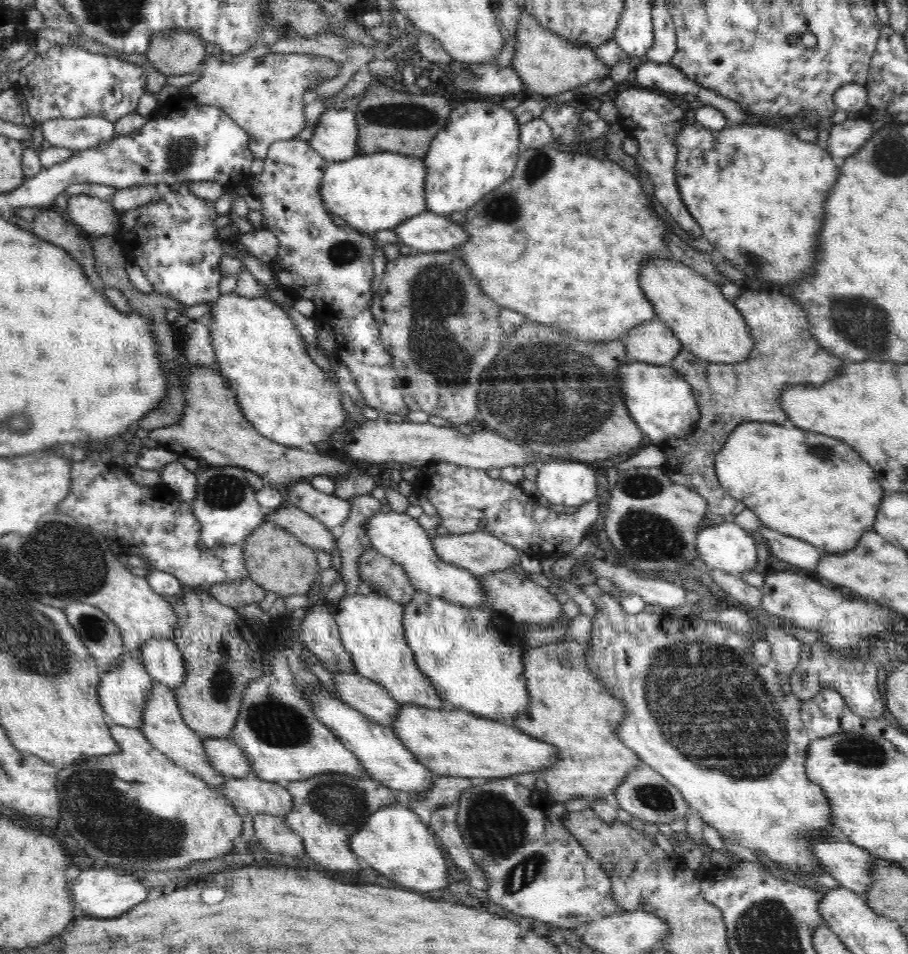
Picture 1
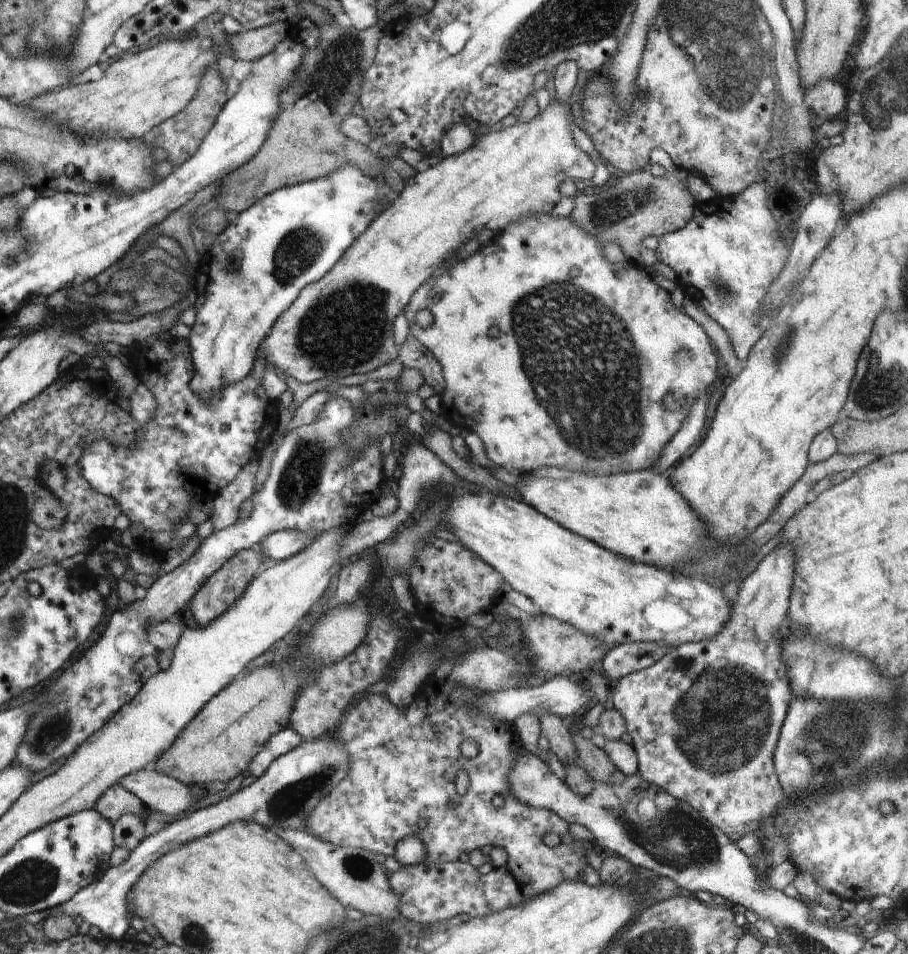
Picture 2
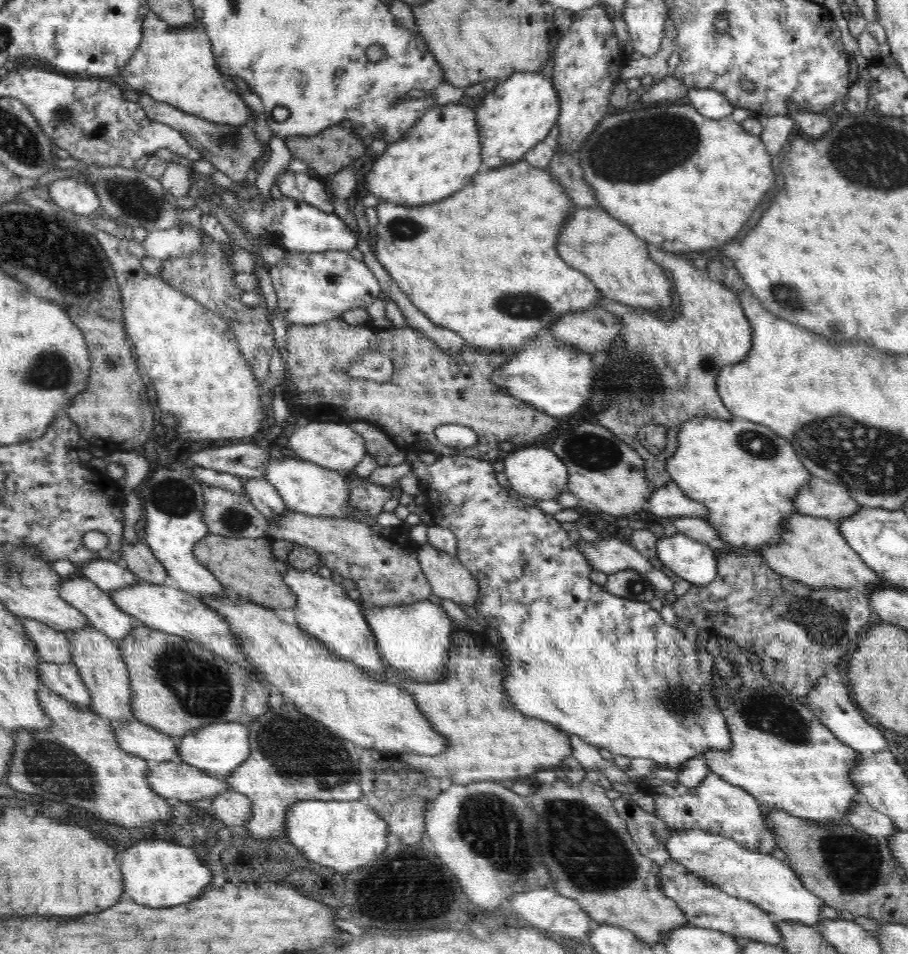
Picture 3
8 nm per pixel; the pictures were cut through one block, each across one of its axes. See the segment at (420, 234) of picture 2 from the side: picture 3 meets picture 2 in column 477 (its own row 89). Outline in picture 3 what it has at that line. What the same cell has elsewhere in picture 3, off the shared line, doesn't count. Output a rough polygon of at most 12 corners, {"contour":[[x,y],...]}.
{"contour":[[152,11],[119,72],[185,114],[254,123],[228,91],[206,31]]}

